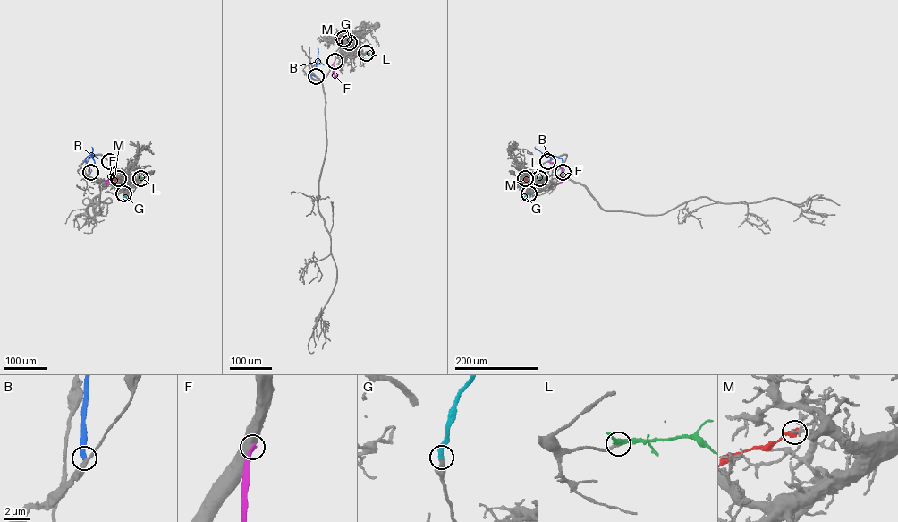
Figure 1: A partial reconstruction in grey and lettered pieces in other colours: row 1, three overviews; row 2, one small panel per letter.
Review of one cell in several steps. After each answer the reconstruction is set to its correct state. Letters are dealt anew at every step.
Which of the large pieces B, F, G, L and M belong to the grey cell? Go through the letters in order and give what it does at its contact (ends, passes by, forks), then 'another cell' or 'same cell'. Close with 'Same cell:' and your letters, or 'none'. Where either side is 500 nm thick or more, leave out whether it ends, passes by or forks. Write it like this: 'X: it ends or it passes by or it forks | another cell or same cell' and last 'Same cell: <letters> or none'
B: it ends | another cell
F: another cell
G: it ends | same cell
L: it passes by | same cell
M: it ends | another cell
Same cell: G, L

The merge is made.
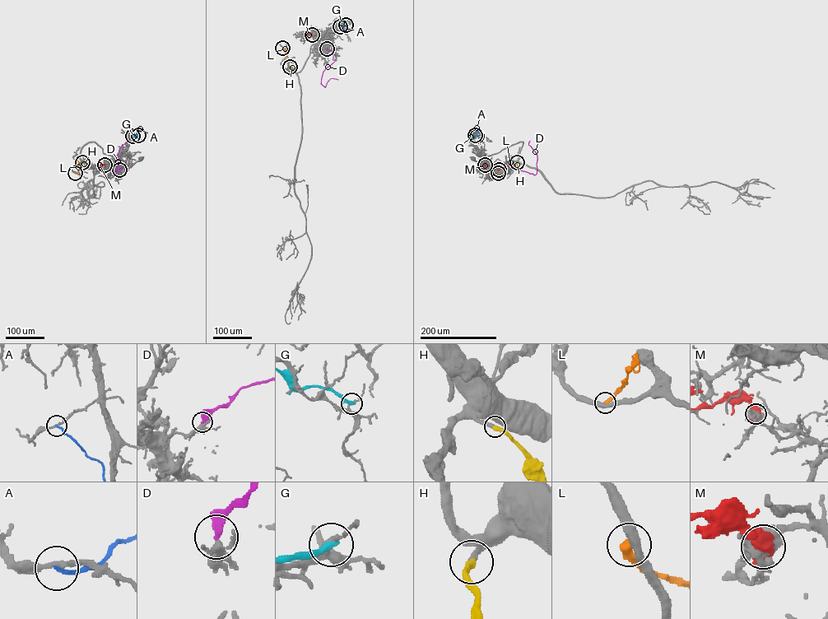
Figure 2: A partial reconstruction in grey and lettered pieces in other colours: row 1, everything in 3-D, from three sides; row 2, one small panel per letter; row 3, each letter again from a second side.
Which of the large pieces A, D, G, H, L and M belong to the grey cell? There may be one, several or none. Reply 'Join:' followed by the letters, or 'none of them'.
Join: H

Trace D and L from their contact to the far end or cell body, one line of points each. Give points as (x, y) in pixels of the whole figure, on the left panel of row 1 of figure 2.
D: (119, 170), (128, 165), (113, 174), (117, 173), (118, 152), (121, 146), (130, 141)
L: (75, 173), (78, 171), (77, 160)

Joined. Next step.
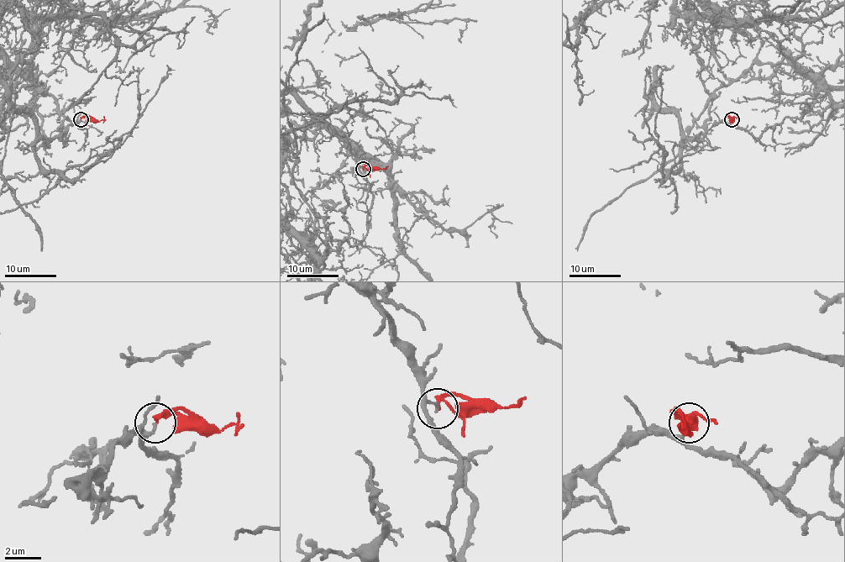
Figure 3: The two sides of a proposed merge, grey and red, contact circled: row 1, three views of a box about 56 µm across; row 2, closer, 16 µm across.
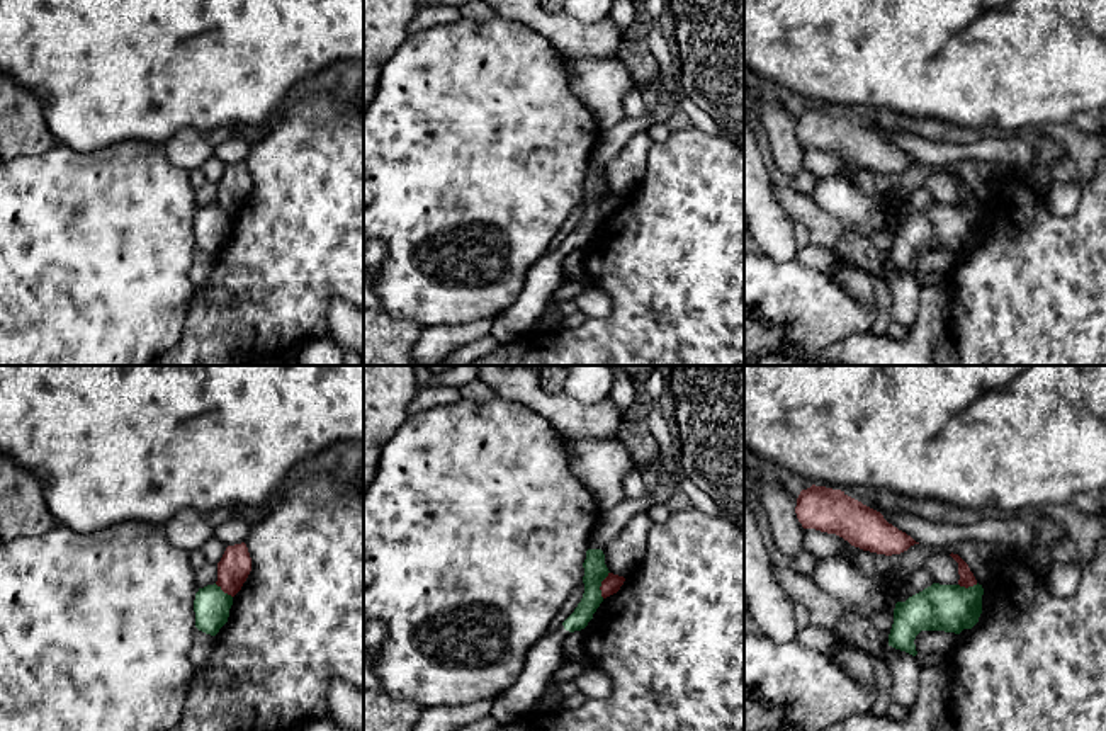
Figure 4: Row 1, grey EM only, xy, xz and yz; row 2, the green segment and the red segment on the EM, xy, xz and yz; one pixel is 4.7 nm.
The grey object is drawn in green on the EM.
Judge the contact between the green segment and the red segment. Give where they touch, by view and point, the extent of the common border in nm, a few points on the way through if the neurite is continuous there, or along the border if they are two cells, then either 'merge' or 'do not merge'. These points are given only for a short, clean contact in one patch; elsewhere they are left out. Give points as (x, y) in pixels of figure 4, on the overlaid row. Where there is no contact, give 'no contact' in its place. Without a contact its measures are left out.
xz (600, 585) | 130 nm | along xz (609, 572), (600, 587), (602, 597) | do not merge

